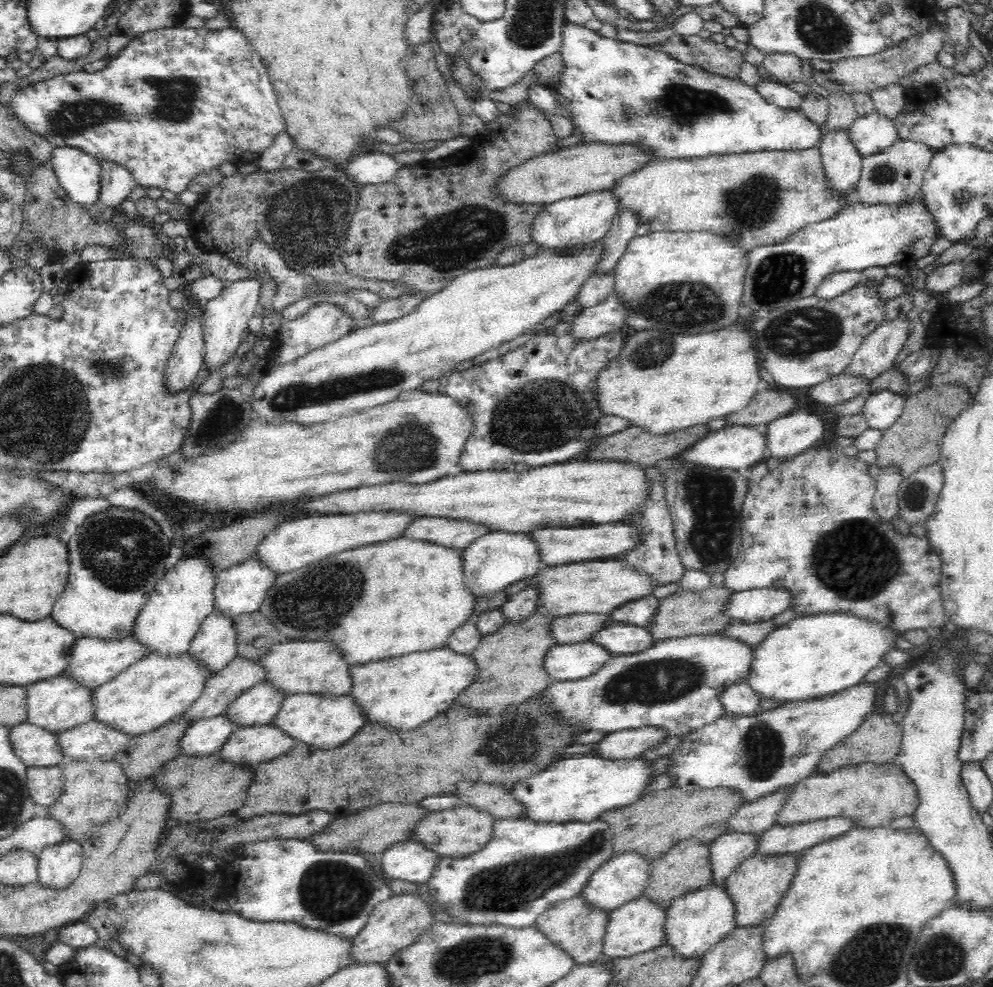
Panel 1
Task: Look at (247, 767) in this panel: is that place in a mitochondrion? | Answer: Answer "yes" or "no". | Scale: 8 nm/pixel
no

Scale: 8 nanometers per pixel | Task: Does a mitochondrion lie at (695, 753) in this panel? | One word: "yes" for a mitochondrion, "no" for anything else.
no

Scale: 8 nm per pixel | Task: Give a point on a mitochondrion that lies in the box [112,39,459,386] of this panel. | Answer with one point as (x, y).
(306, 218)

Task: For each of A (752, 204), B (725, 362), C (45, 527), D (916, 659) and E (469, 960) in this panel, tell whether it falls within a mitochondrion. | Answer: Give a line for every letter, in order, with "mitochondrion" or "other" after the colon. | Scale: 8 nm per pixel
A: mitochondrion
B: other
C: other
D: other
E: mitochondrion

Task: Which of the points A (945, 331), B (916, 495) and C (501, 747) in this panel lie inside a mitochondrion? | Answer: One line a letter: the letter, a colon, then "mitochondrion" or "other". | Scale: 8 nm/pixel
A: other
B: mitochondrion
C: mitochondrion

